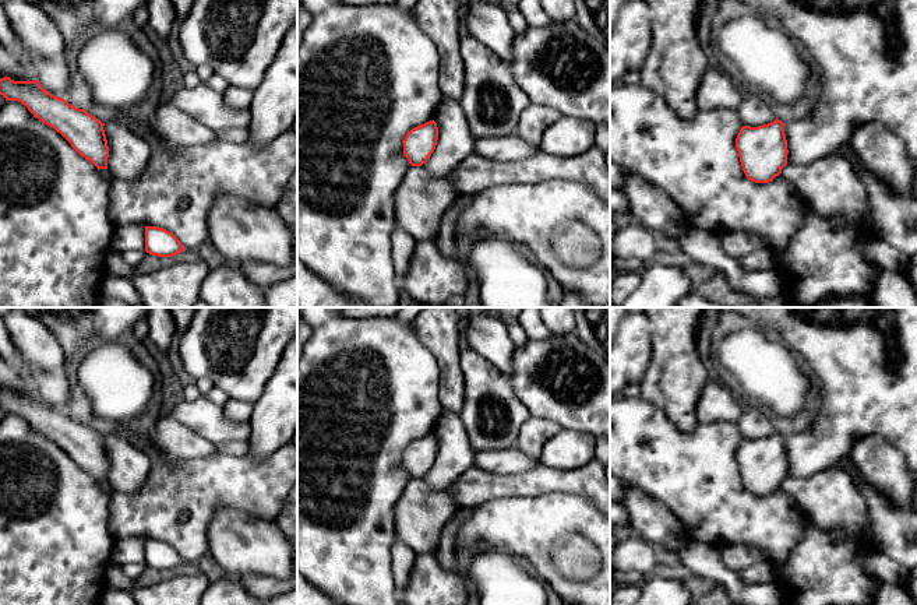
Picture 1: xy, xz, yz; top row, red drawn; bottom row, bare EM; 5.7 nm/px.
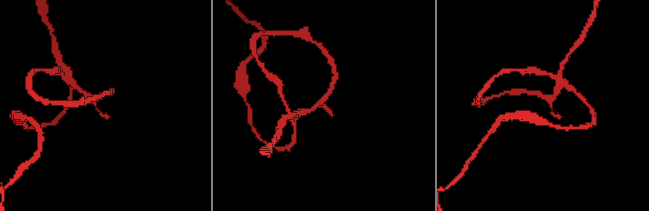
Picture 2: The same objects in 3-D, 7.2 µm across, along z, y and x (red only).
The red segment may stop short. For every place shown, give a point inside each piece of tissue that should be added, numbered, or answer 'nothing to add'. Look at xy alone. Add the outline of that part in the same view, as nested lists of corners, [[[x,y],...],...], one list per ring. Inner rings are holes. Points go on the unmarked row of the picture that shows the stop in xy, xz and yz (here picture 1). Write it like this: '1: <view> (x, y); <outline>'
1: xy (10, 379); [[[0,356],[0,391],[10,390],[14,394],[33,394],[35,386],[27,381],[18,369]]]

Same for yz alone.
1: yz (755, 422); [[[745,402],[738,428],[744,439],[758,440],[776,433],[772,415],[755,402]]]

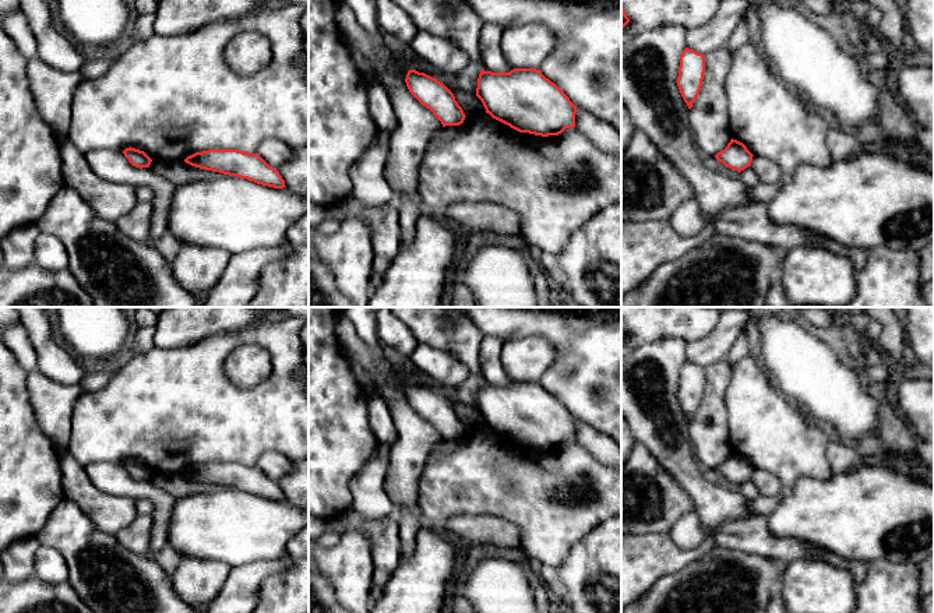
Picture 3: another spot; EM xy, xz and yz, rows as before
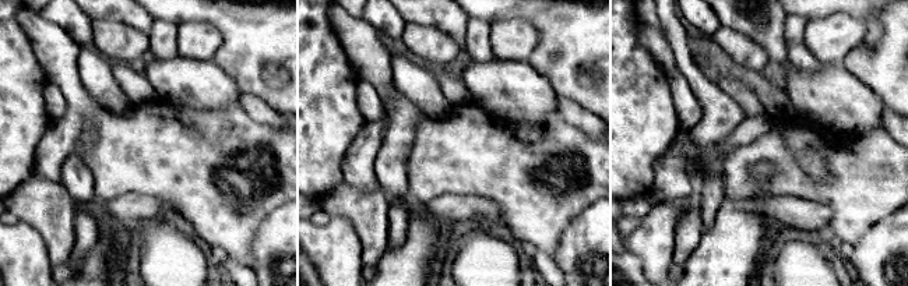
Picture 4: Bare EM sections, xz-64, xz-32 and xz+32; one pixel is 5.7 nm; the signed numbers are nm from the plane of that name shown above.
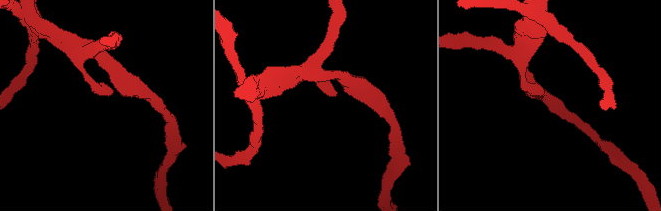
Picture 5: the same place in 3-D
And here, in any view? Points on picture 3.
nothing to add

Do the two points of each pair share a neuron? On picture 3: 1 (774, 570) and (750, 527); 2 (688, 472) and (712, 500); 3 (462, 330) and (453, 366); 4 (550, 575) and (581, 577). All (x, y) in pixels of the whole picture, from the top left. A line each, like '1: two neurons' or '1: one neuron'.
1: two neurons
2: one neuron
3: two neurons
4: two neurons

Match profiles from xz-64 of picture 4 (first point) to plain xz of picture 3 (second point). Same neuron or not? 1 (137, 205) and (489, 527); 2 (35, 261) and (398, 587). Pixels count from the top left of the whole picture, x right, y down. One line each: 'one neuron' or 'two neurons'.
1: one neuron
2: two neurons

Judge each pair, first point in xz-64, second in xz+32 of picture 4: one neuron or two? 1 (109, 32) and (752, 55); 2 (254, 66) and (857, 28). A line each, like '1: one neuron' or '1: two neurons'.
1: one neuron
2: two neurons

